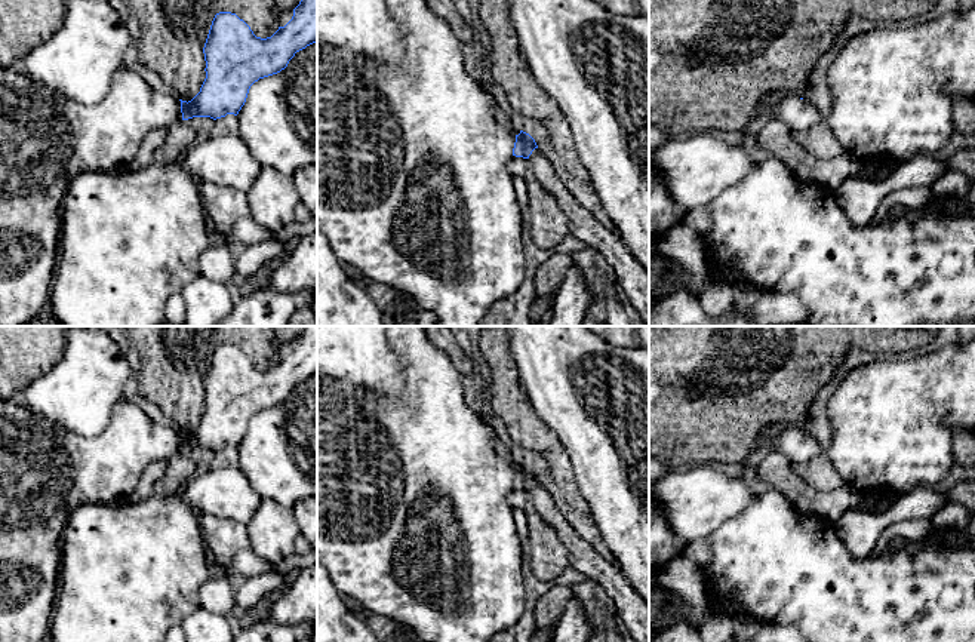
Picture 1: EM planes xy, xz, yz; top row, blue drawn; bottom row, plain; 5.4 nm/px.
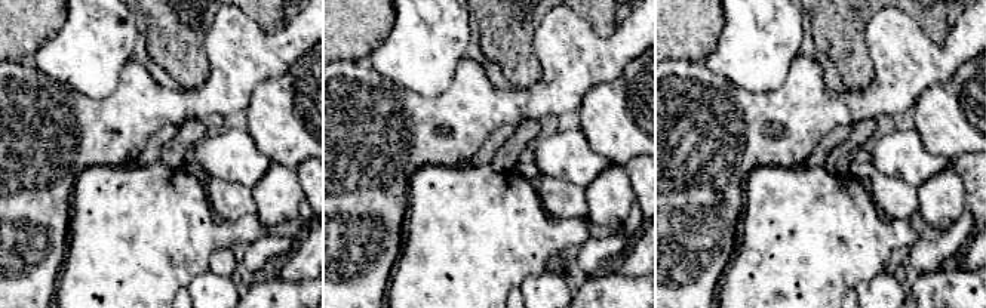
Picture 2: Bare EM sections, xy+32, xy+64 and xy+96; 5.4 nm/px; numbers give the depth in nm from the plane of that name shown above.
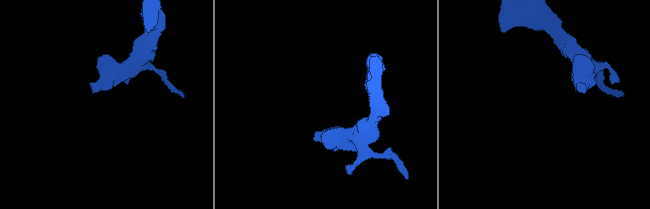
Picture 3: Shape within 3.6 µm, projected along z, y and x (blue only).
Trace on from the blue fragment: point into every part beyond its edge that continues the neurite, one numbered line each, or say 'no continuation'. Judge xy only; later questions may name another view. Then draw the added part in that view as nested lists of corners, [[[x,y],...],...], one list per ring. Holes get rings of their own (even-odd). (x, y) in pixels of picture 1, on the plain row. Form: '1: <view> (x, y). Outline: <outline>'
1: xy (46, 472). Outline: [[[18,397],[0,400],[0,642],[43,642],[50,633],[50,615],[59,581],[61,535],[70,514],[87,503],[116,504],[126,501],[150,464],[162,467],[169,457],[181,451],[181,433],[176,427],[154,423],[138,405],[124,397],[116,403],[107,428],[96,437],[83,437],[71,430],[55,426],[52,421],[27,409]]]

